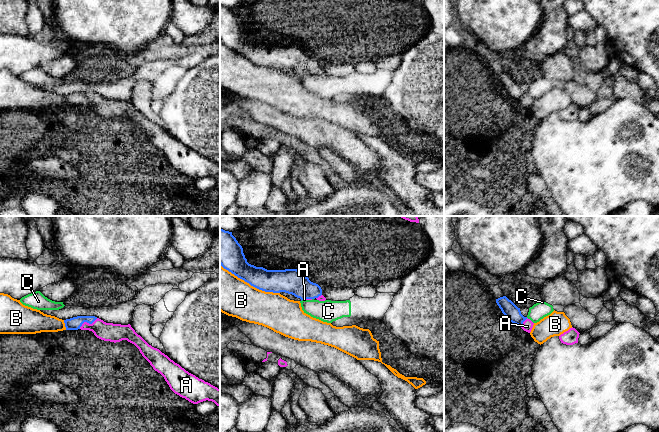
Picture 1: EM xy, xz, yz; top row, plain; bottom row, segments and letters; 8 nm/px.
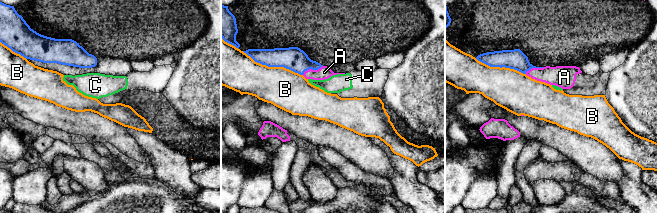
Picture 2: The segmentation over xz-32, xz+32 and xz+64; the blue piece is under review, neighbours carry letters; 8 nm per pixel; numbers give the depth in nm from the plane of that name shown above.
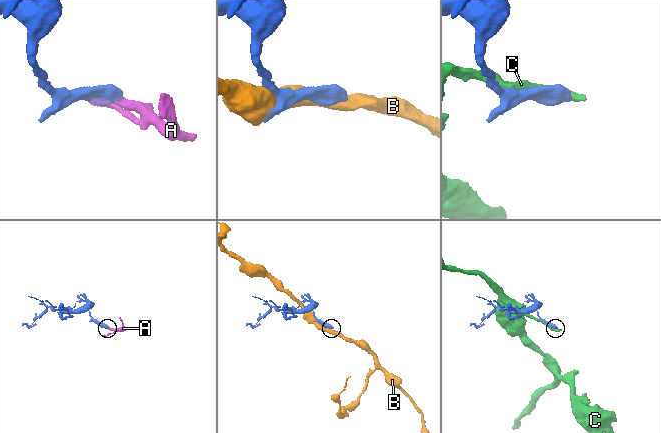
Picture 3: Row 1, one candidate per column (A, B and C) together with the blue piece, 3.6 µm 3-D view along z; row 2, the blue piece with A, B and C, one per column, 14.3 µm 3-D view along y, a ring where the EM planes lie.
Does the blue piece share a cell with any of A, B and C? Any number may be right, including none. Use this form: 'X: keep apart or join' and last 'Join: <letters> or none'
A: join
B: keep apart
C: keep apart
Join: A

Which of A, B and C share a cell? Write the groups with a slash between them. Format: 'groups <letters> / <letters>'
groups A / B / C

